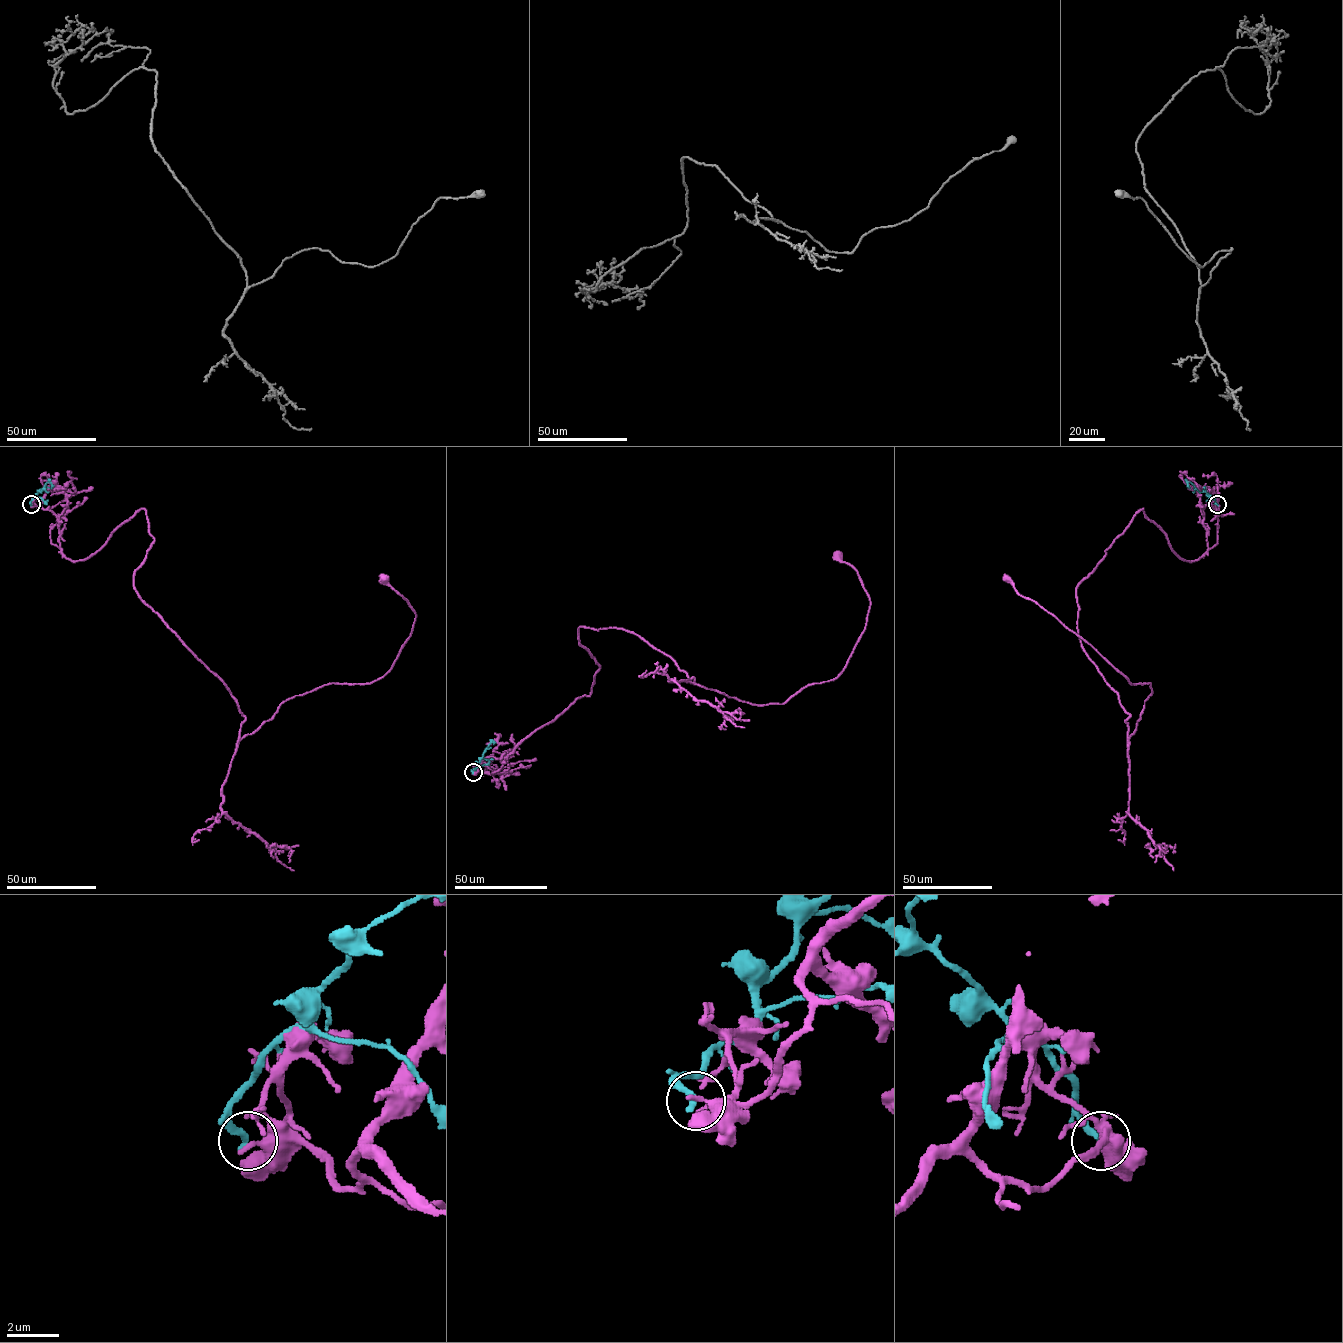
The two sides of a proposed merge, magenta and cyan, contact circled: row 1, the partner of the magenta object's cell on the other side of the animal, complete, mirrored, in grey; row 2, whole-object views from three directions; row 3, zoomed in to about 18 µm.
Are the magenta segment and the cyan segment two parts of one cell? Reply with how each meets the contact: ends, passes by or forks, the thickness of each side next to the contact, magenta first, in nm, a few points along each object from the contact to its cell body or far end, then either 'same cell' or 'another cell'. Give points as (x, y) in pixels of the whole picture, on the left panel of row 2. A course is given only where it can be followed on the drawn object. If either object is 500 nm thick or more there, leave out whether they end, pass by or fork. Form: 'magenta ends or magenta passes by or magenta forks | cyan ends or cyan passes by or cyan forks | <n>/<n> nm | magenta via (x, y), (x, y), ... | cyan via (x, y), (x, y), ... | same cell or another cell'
magenta ends | cyan ends | 360/300 nm | magenta via (31, 505), (75, 562), (144, 508), (133, 585), (234, 698), (237, 745), (391, 668), (415, 616), (385, 578) | cyan via (31, 505), (30, 501), (47, 482), (51, 488) | another cell

